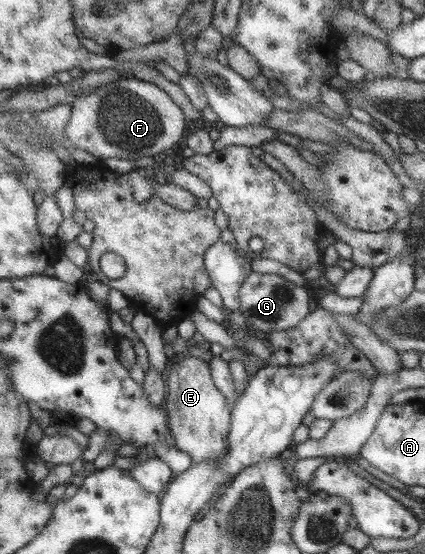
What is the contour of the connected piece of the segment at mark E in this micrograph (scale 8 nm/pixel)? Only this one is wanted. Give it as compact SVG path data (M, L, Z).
M188 355L185 362L181 361L171 367L167 375L167 385L168 393L164 405L170 433L175 438L175 447L192 457L192 465L225 455L228 452L227 436L232 408L214 384L209 363Z

